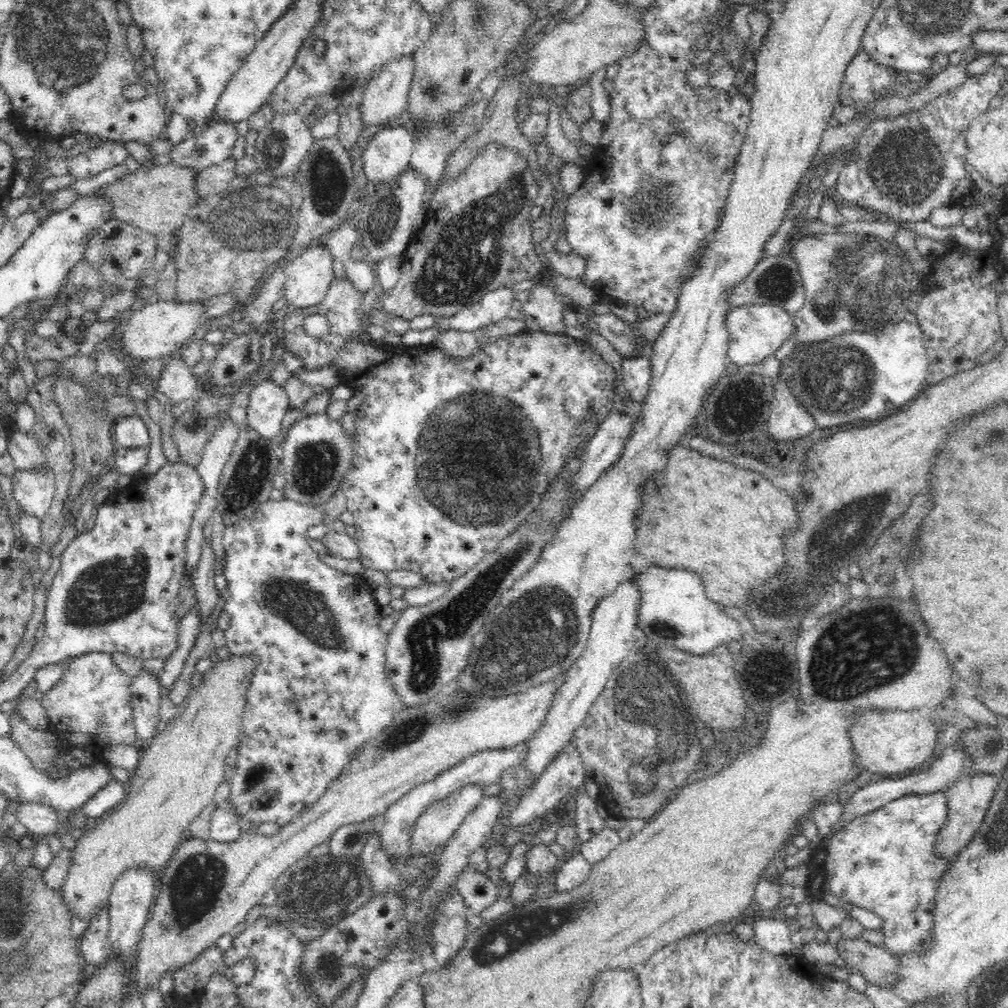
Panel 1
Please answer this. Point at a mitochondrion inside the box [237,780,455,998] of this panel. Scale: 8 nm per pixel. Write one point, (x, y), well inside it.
(329, 892)

